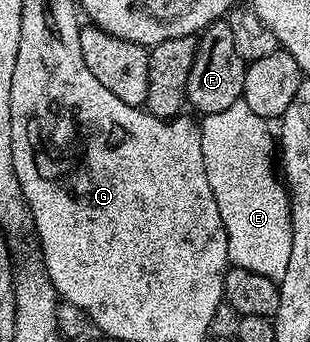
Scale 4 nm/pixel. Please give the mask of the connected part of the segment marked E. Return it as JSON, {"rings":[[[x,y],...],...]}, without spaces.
{"rings":[[[242,100],[230,104],[222,112],[203,115],[199,119],[202,132],[202,160],[206,164],[206,180],[214,192],[218,212],[228,237],[228,261],[232,266],[258,272],[258,276],[280,279],[290,260],[292,239],[292,207],[288,201],[285,183],[272,171],[274,166],[274,134],[268,131],[269,123],[260,118]]]}

